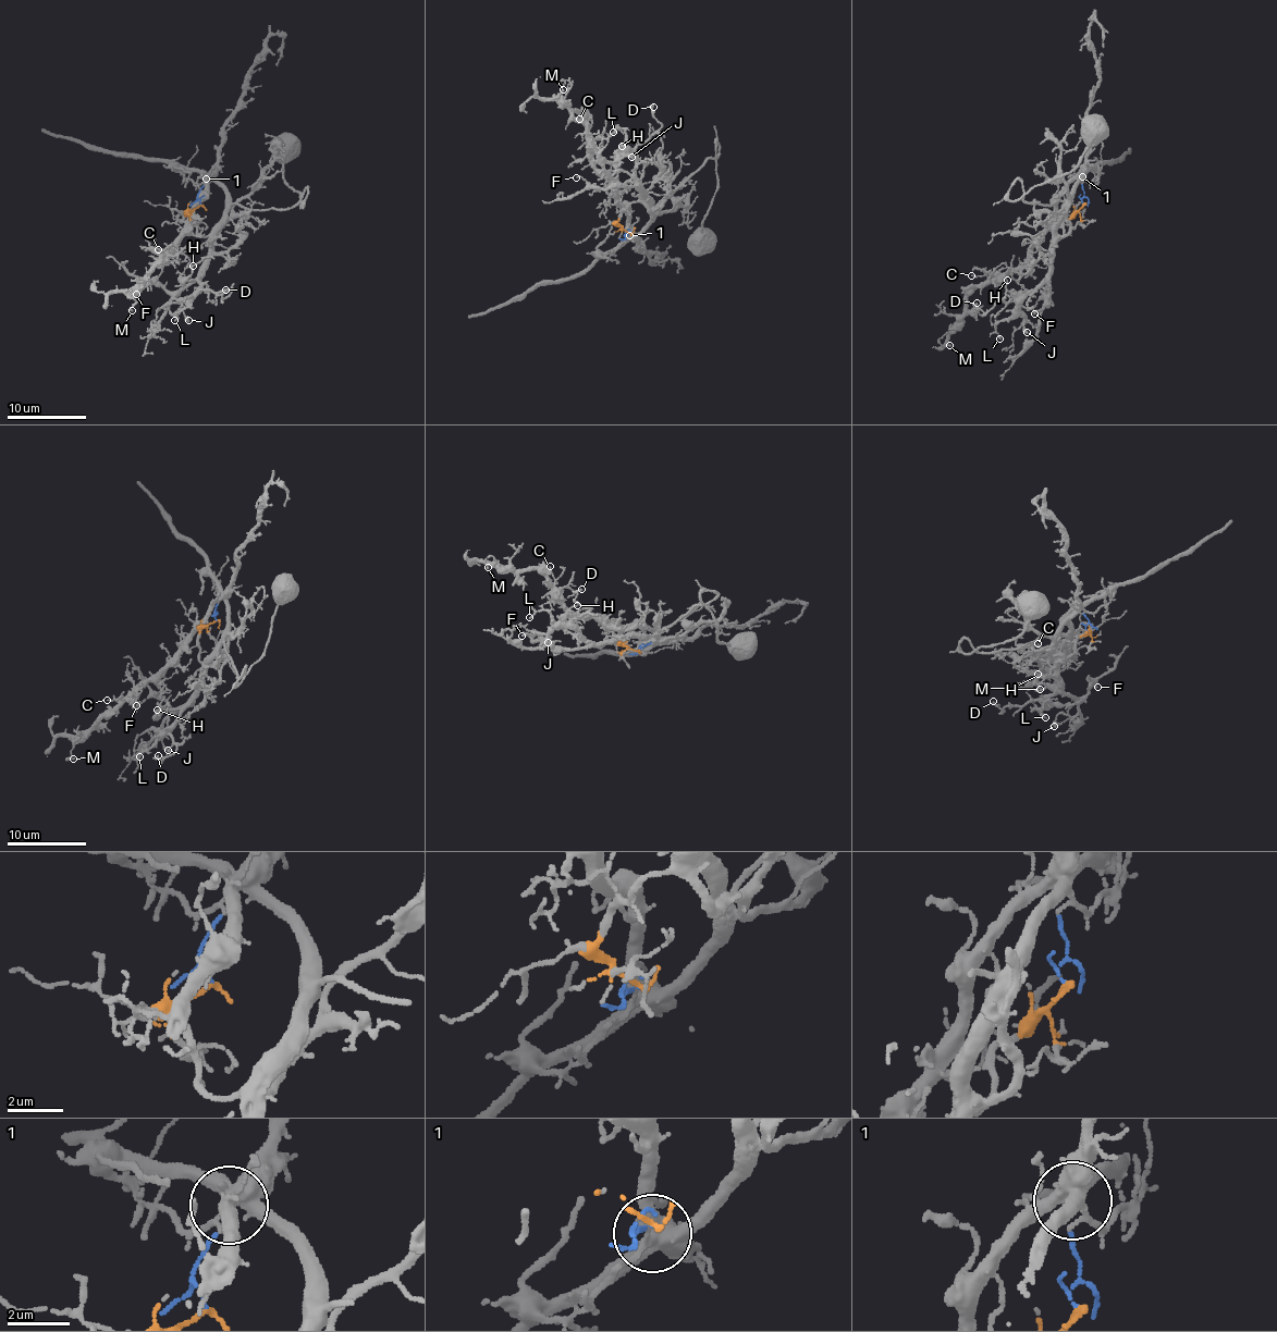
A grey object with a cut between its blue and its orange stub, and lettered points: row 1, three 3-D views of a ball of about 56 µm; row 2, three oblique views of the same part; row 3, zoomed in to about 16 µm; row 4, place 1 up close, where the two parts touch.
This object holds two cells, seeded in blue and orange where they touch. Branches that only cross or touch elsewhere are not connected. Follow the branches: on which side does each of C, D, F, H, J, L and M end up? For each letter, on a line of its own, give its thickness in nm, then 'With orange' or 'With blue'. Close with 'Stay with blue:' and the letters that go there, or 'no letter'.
C: Thickness 100 nm. With blue
D: Thickness 90 nm. With orange
F: Thickness 150 nm. With orange
H: Thickness 140 nm. With orange
J: Thickness 260 nm. With orange
L: Thickness 80 nm. With orange
M: Thickness 120 nm. With blue
Stay with blue: C, M

